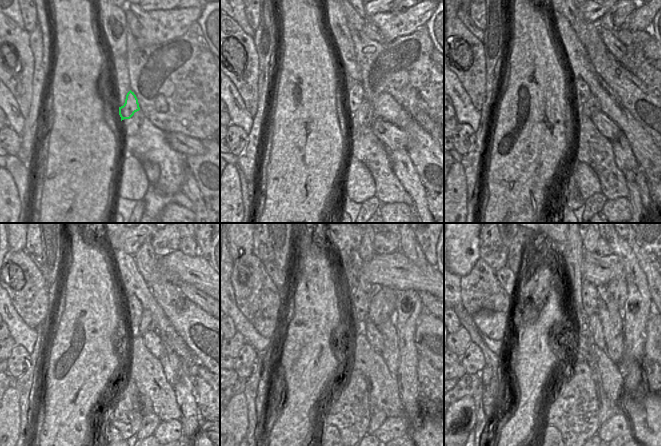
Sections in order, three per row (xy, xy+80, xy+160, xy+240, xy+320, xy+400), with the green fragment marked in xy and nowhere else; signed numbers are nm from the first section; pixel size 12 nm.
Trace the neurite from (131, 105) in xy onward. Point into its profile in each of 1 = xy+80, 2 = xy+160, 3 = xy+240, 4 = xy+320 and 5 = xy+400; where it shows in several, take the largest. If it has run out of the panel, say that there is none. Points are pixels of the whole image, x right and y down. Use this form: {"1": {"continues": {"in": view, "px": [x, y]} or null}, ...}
{"1": {"continues": {"in": "xy+80", "px": [354, 92]}}, "2": {"continues": {"in": "xy+160", "px": [581, 90]}}, "3": {"continues": {"in": "xy+240", "px": [134, 309]}}, "4": {"continues": {"in": "xy+320", "px": [361, 300]}}, "5": {"continues": {"in": "xy+400", "px": [589, 293]}}}

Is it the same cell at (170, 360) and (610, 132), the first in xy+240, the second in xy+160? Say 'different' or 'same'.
different

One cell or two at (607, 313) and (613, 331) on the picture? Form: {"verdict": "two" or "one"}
{"verdict": "one"}

